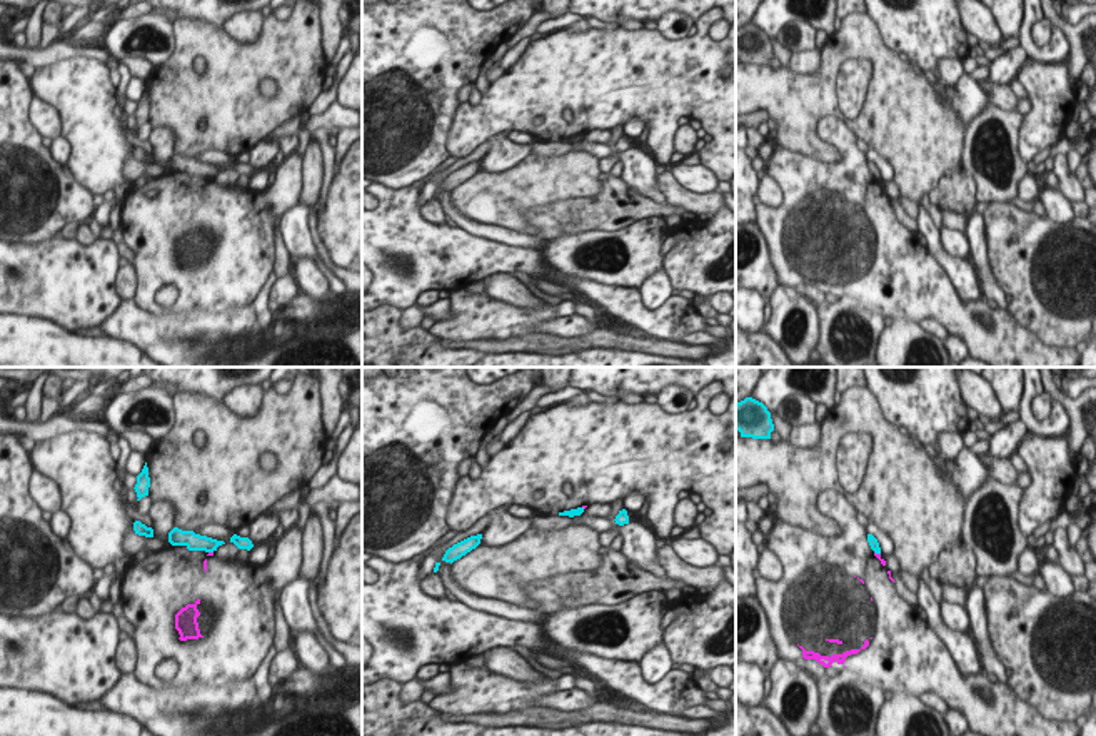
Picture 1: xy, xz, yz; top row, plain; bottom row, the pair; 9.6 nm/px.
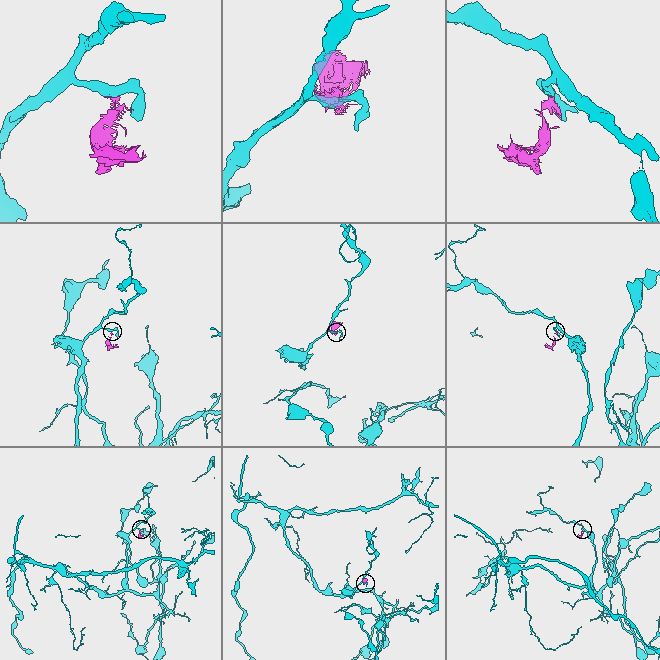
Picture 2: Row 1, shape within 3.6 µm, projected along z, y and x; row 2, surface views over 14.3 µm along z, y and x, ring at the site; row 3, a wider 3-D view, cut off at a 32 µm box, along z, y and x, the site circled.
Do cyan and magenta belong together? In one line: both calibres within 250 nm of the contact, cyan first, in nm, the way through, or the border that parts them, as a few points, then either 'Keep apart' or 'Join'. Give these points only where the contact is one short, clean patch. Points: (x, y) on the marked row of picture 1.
Thickness 90 nm (cyan) against 50 nm. Boundary: yz (874, 551), (879, 554). Keep apart.

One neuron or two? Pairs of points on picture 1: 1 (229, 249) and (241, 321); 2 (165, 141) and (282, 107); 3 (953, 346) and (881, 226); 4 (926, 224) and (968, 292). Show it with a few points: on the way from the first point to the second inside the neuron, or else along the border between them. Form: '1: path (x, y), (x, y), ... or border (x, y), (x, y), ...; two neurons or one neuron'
1: border (251, 304), (221, 312), (201, 312); two neurons
2: border (154, 127), (169, 127), (172, 131), (174, 152); two neurons
3: border (950, 334), (956, 334), (968, 349); two neurons
4: path (935, 241), (936, 251), (961, 276); one neuron

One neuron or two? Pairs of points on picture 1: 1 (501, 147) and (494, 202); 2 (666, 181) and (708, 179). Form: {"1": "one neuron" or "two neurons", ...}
{"1": "two neurons", "2": "two neurons"}

